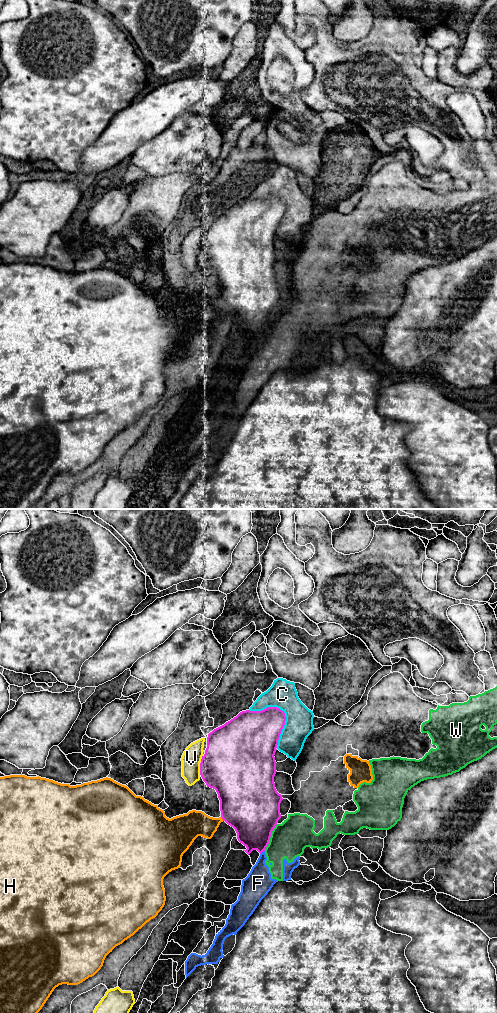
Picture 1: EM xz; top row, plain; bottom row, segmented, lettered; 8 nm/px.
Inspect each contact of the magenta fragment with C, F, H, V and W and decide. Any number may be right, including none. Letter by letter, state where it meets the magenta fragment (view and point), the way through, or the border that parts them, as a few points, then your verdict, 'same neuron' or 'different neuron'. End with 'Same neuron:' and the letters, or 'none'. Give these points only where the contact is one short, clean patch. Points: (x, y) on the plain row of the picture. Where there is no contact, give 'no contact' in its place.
C: contact xz (284, 201); different neuron
F: contact xz (262, 339); border xz (264, 338), (260, 342); different neuron
H: contact xz (222, 306); border xz (221, 304), (223, 308); different neuron
V: contact xz (200, 257); different neuron
W: contact xz (270, 324); border xz (277, 312), (264, 338); different neuron
Same neuron: none

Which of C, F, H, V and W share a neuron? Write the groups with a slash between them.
C V / F W / H

